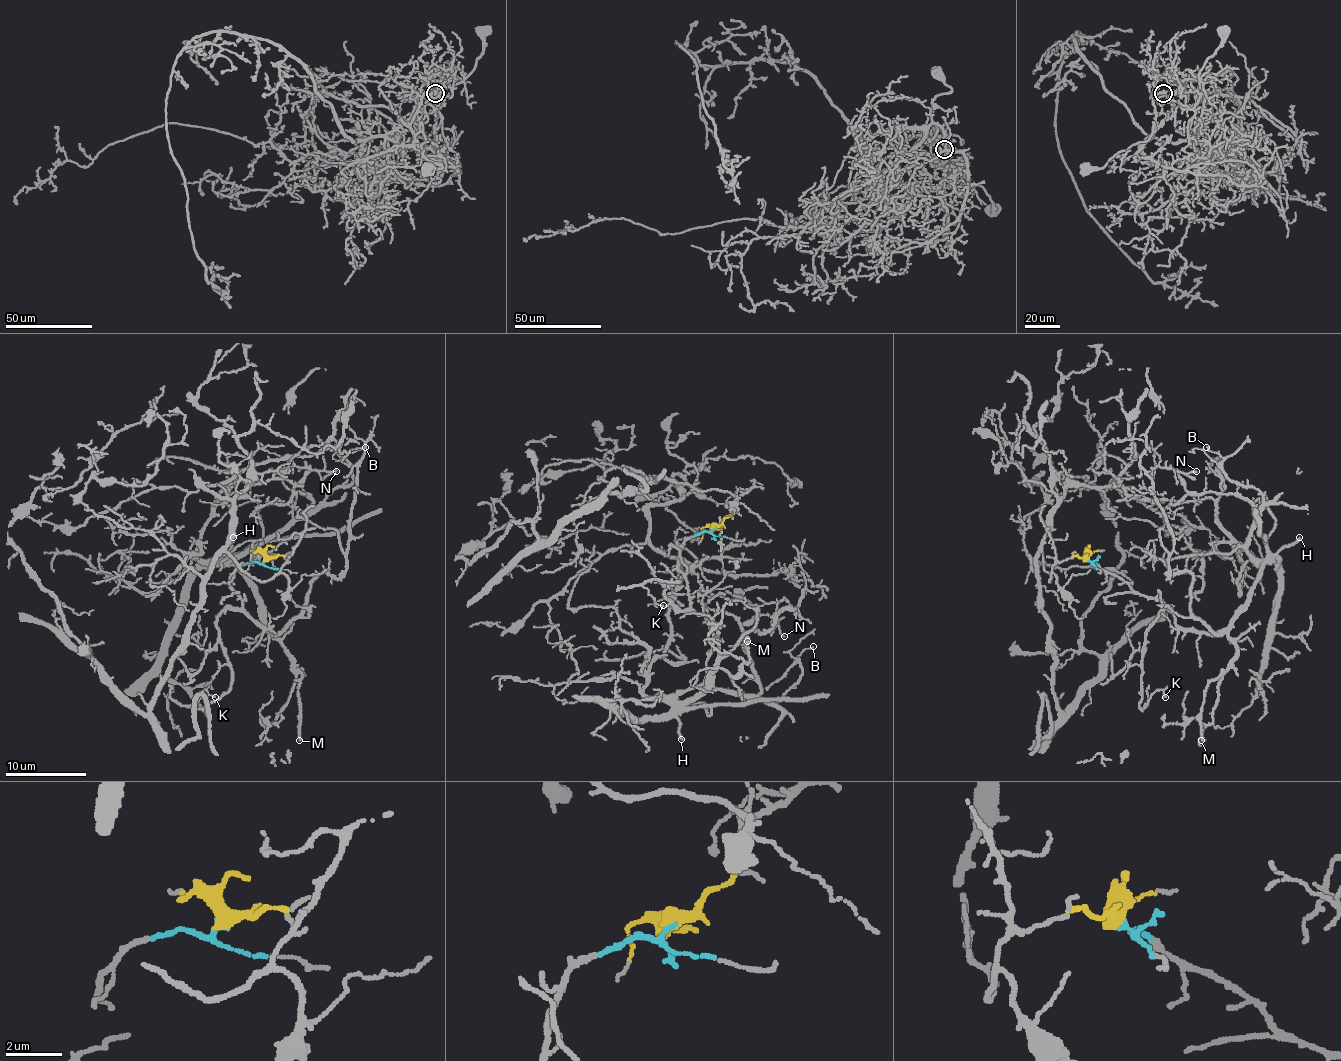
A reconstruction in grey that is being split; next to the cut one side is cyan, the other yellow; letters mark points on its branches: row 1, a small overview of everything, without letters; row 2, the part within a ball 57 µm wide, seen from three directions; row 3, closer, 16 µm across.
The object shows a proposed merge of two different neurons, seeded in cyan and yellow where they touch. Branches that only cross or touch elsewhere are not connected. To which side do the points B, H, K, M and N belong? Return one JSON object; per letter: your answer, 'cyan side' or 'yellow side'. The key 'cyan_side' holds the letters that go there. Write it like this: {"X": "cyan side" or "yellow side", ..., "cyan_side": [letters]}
{"B": "cyan side", "H": "cyan side", "K": "cyan side", "M": "cyan side", "N": "cyan side", "cyan_side": ["B", "H", "K", "M", "N"]}

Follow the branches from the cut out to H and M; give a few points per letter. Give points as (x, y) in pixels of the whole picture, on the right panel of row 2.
H: (1088, 560), (1137, 592), (1157, 598), (1185, 630), (1220, 632), (1244, 604), (1260, 568), (1299, 537)
M: (1088, 560), (1137, 592), (1157, 598), (1185, 630), (1228, 635), (1236, 655), (1206, 689), (1202, 705), (1202, 740)

